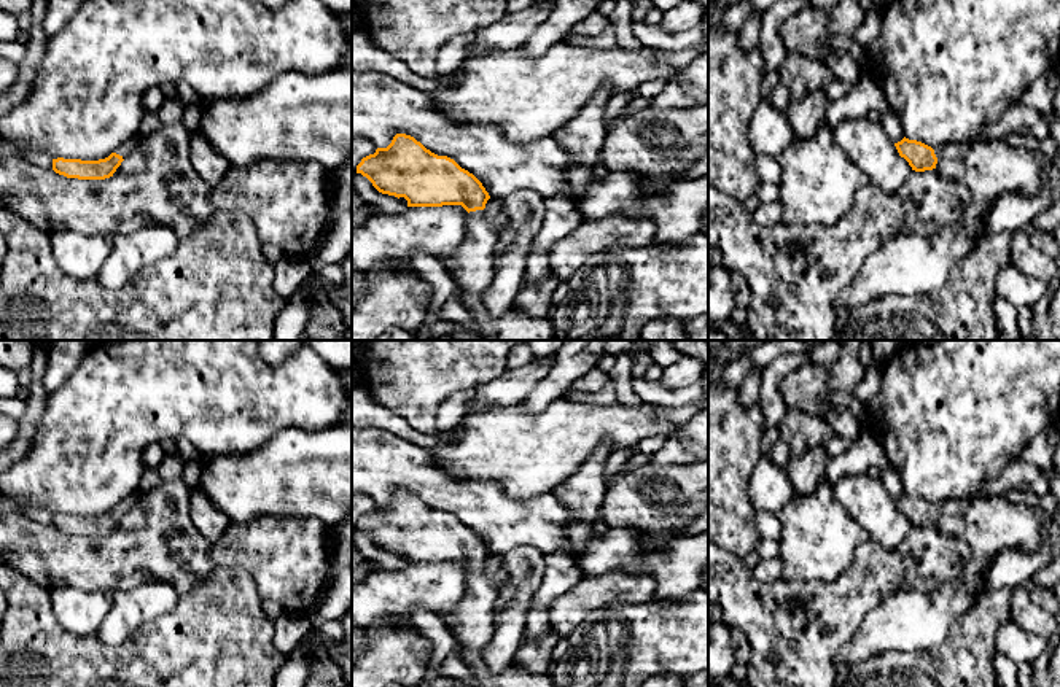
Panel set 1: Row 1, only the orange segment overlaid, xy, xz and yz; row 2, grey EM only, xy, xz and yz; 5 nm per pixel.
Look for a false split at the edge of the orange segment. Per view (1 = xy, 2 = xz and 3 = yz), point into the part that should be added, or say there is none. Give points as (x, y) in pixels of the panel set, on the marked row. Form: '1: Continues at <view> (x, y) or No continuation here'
1: Continues at xy (128, 147)
2: Continues at xz (473, 266)
3: Continues at yz (911, 264)

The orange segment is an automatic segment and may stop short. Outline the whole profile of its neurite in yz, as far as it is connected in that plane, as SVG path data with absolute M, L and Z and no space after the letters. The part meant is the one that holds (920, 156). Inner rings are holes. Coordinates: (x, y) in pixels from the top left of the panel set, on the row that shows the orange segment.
M904 137L894 146L912 170L936 169L941 177L965 183L972 200L960 221L939 234L899 235L869 254L834 302L842 315L888 294L917 296L944 286L952 262L966 256L982 239L992 204L1004 192L1038 194L1050 162L1038 149L1015 149L1004 138L931 148Z

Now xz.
M396 134L387 148L377 148L374 154L363 157L357 165L357 173L366 177L379 192L404 197L407 207L462 205L468 212L463 243L442 264L462 293L463 305L479 324L481 340L555 340L549 316L527 316L514 305L501 316L492 316L482 301L495 275L493 250L498 245L498 234L485 219L484 208L490 196L473 173L454 159L431 153L406 134Z

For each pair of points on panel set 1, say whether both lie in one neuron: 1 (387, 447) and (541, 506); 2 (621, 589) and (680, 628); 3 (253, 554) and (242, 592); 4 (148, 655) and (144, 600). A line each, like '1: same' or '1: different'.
1: same
2: different
3: different
4: different

